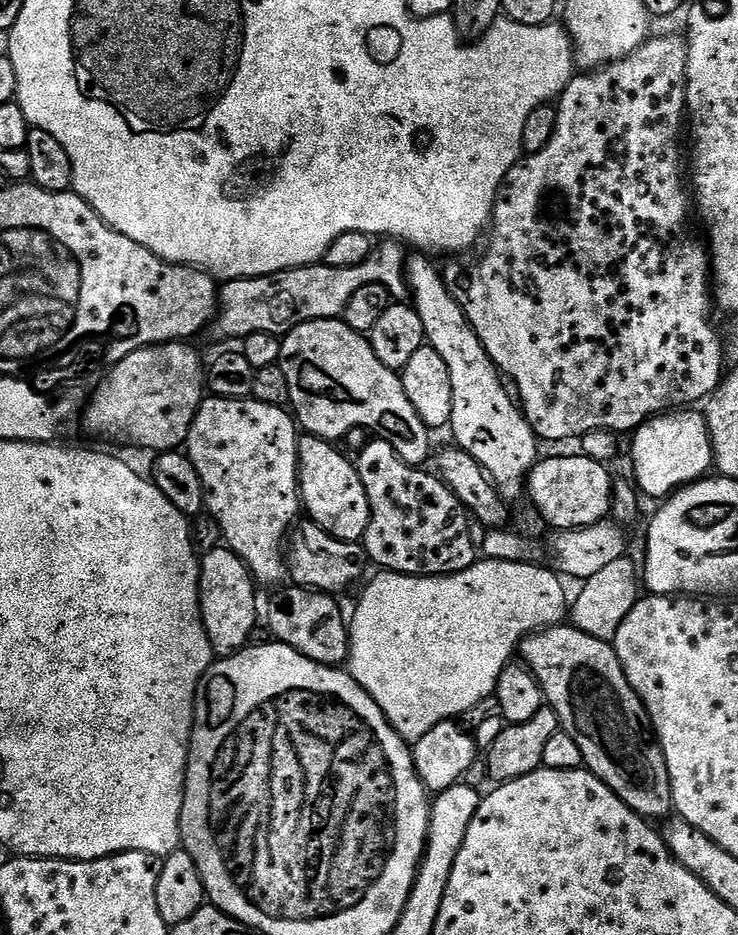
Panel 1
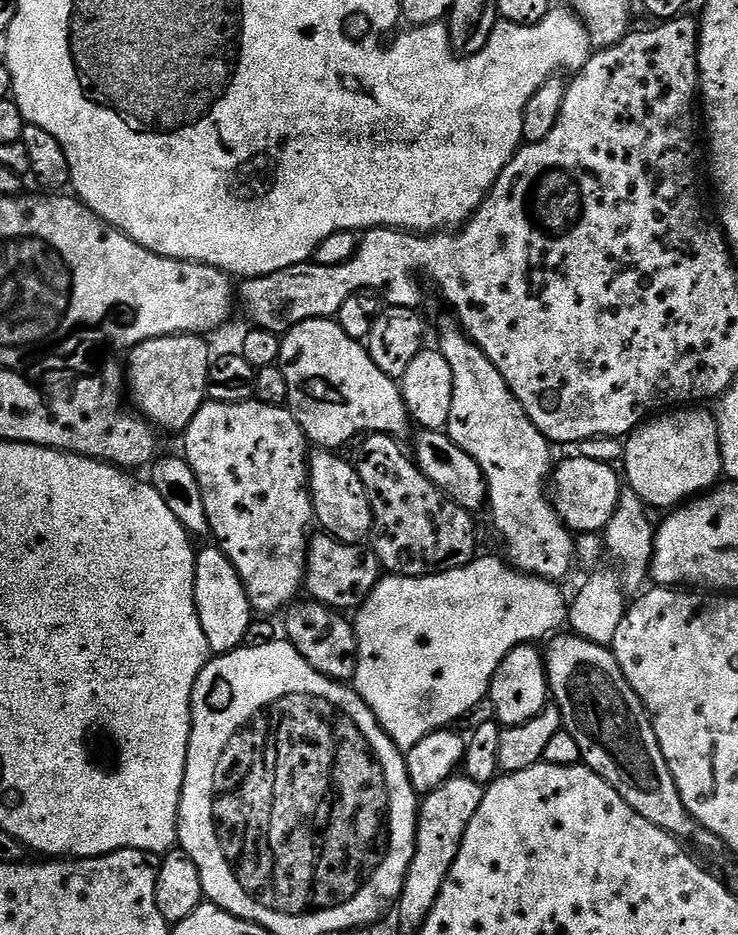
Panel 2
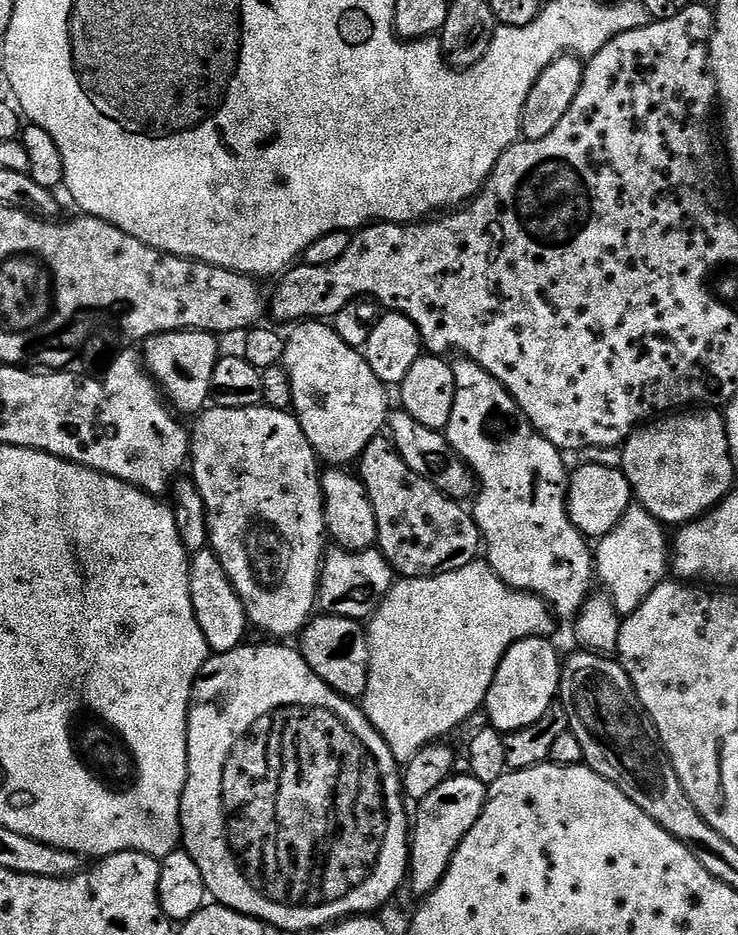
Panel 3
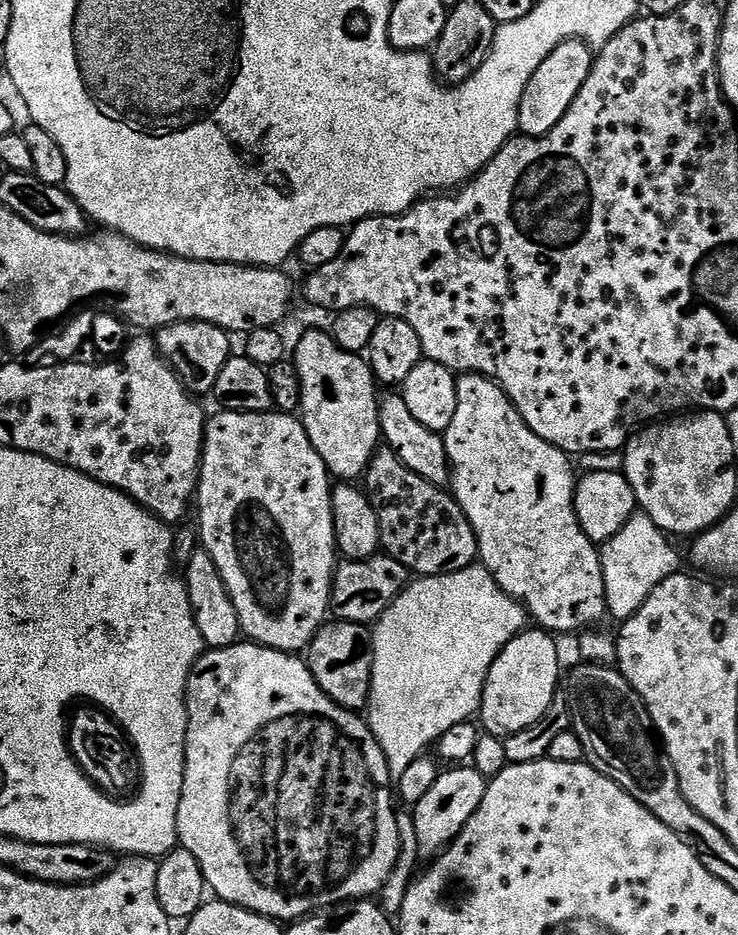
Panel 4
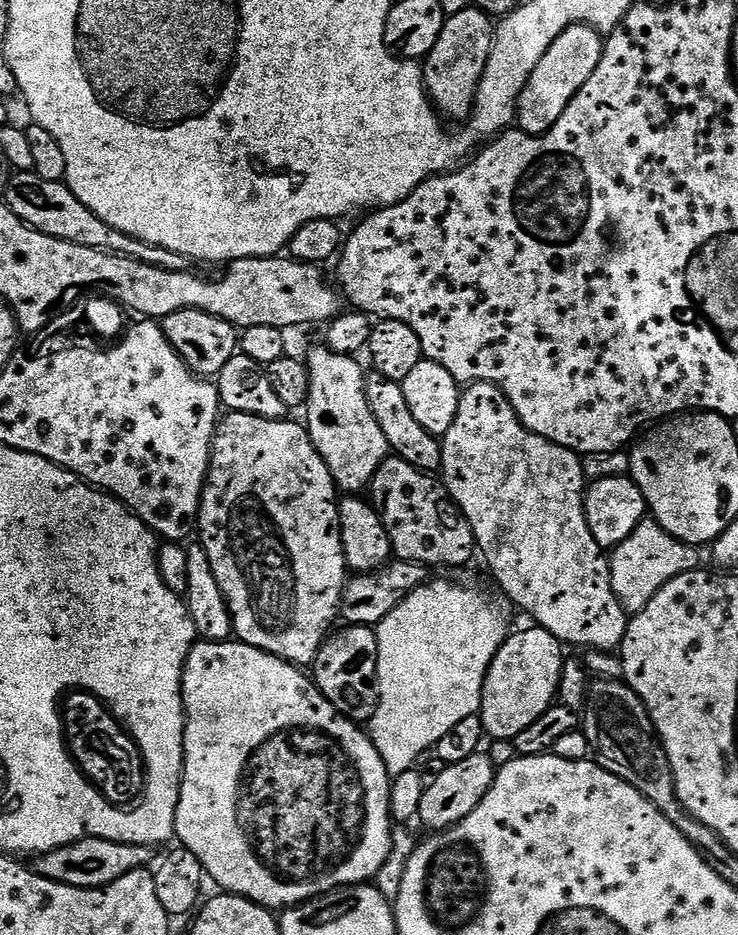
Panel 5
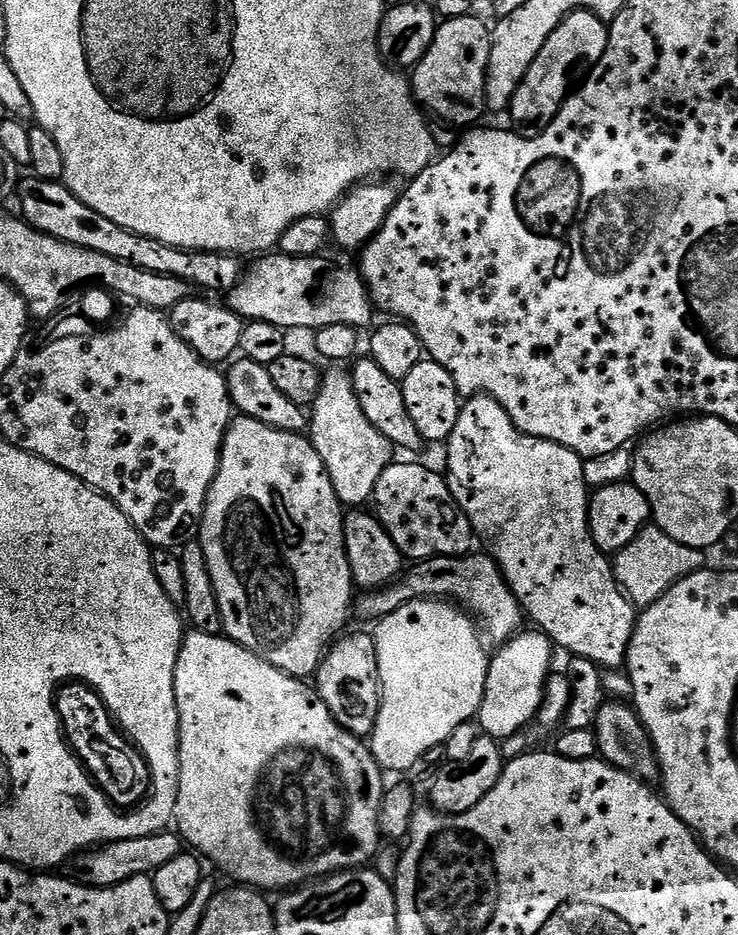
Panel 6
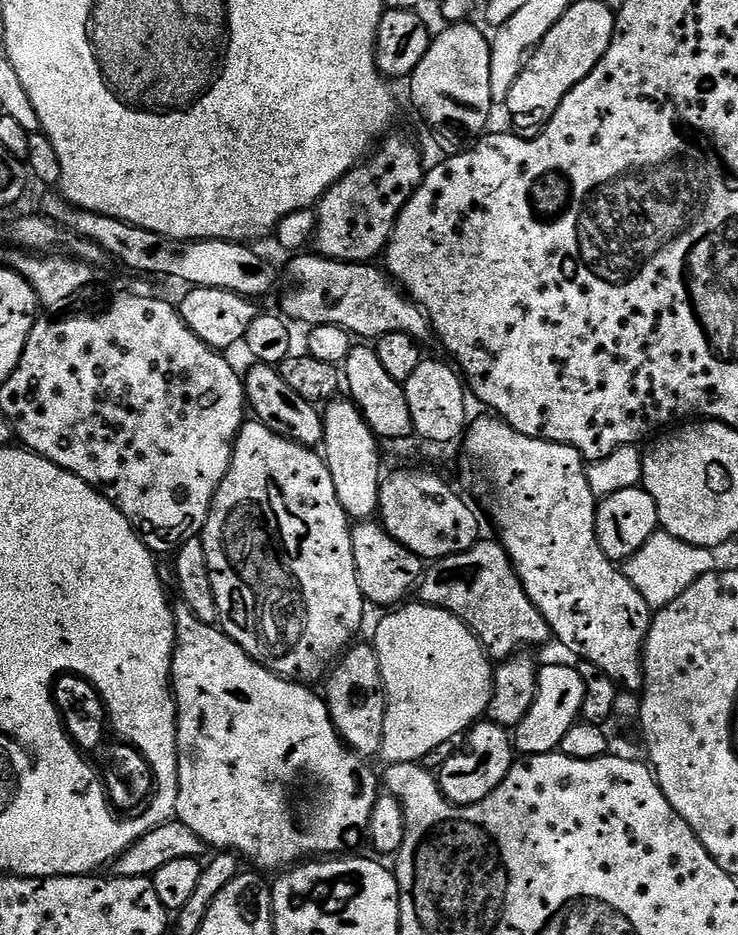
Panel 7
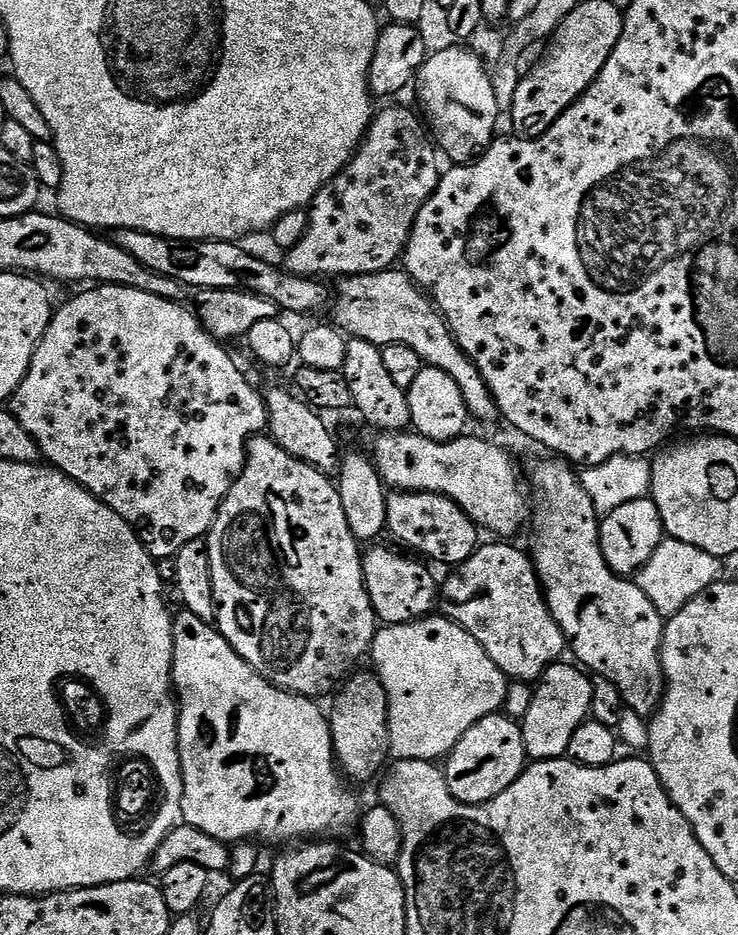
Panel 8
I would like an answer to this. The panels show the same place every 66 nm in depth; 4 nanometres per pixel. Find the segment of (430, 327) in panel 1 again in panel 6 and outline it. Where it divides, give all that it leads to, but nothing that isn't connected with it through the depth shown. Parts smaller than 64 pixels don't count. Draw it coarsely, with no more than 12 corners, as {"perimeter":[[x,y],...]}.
{"perimeter":[[470,396],[448,489],[557,649],[623,669],[638,608],[574,450]]}

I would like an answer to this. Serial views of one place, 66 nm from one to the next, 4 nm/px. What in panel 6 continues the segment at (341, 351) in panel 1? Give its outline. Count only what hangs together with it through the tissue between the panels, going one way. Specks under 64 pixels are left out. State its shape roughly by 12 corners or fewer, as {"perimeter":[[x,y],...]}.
{"perimeter":[[347,371],[324,372],[310,439],[341,505],[367,505],[394,445]]}

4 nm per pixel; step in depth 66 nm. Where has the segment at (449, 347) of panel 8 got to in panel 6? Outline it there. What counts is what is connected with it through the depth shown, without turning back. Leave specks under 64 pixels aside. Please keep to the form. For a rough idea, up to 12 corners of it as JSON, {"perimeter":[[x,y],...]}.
{"perimeter":[[264,254],[226,294],[246,322],[363,330],[355,267]]}

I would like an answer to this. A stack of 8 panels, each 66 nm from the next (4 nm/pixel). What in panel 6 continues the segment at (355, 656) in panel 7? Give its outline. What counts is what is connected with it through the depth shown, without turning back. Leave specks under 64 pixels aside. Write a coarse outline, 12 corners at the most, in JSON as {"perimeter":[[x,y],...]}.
{"perimeter":[[344,634],[314,687],[350,734],[371,737],[380,713],[376,641]]}

